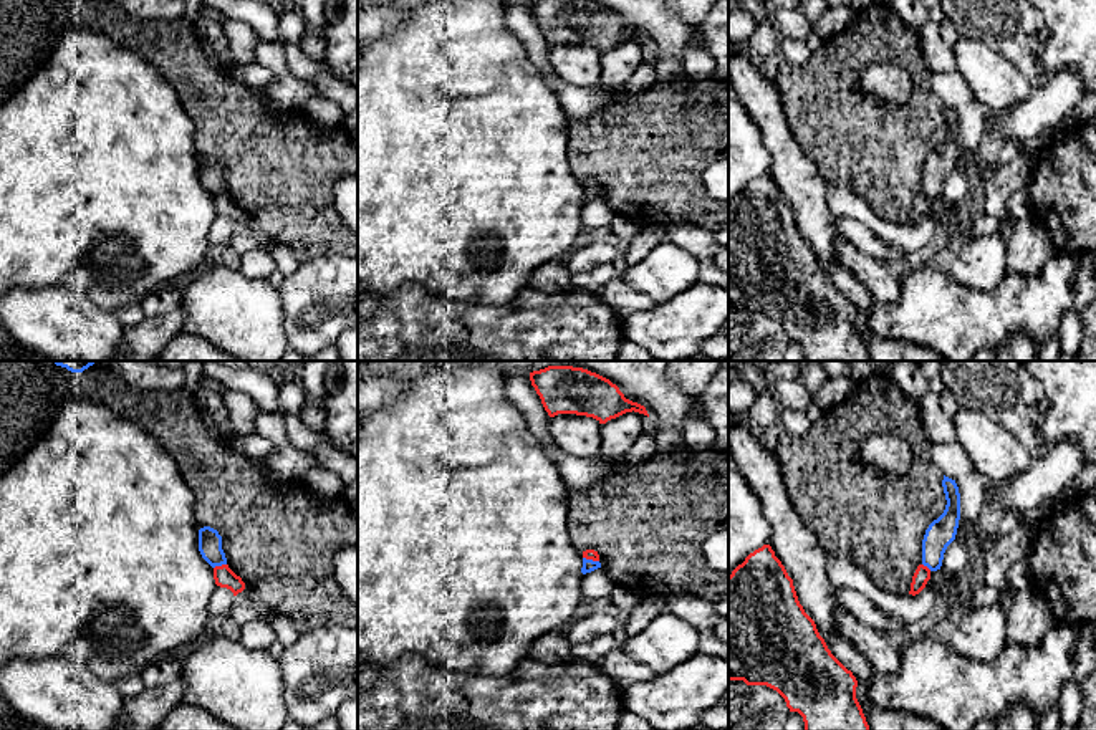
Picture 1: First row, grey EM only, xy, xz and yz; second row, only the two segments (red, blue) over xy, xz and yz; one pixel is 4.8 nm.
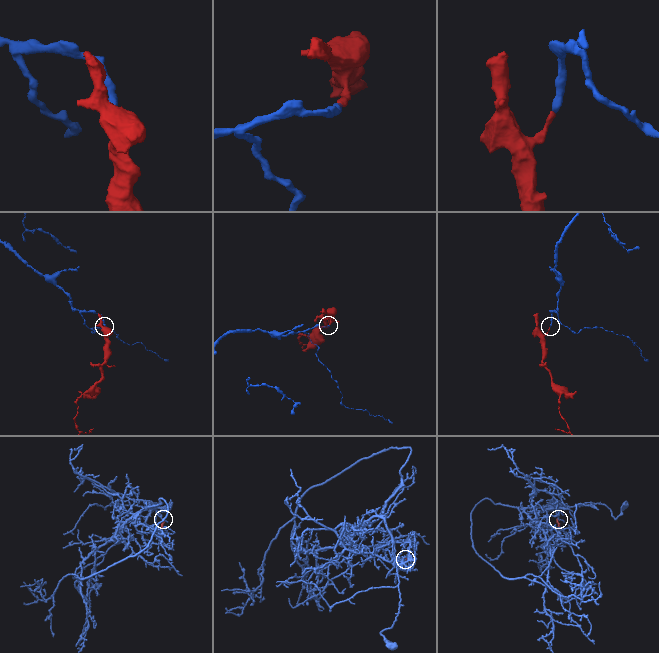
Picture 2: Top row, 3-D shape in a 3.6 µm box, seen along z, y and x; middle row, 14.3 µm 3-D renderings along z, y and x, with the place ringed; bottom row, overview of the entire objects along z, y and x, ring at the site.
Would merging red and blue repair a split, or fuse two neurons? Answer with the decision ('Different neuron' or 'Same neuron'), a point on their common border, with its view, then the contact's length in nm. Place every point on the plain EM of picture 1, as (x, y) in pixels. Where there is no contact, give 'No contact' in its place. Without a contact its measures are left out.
Different neuron. Touches red at xy (219, 196). Shared border 70 nm

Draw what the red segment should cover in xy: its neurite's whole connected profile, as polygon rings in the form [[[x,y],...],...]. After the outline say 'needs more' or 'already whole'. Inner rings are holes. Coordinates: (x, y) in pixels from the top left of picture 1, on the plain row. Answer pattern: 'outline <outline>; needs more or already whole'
outline [[[228,194],[215,195],[214,209],[217,215],[230,219],[233,225],[245,219],[245,212],[228,197]]]; already whole

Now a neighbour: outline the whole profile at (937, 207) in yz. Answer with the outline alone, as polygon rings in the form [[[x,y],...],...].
[[[940,199],[930,200],[930,209],[927,210],[925,217],[942,215],[947,219],[962,219],[970,214],[969,199],[955,207],[945,205]]]

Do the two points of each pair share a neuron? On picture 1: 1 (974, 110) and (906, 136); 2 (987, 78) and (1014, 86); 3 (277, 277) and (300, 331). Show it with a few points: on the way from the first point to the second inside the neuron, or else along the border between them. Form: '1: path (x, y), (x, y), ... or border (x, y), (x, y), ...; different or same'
1: border (932, 73), (932, 91), (944, 103); different
2: path (994, 80), (1000, 86), (1007, 86); same
3: border (285, 277), (278, 288); different

